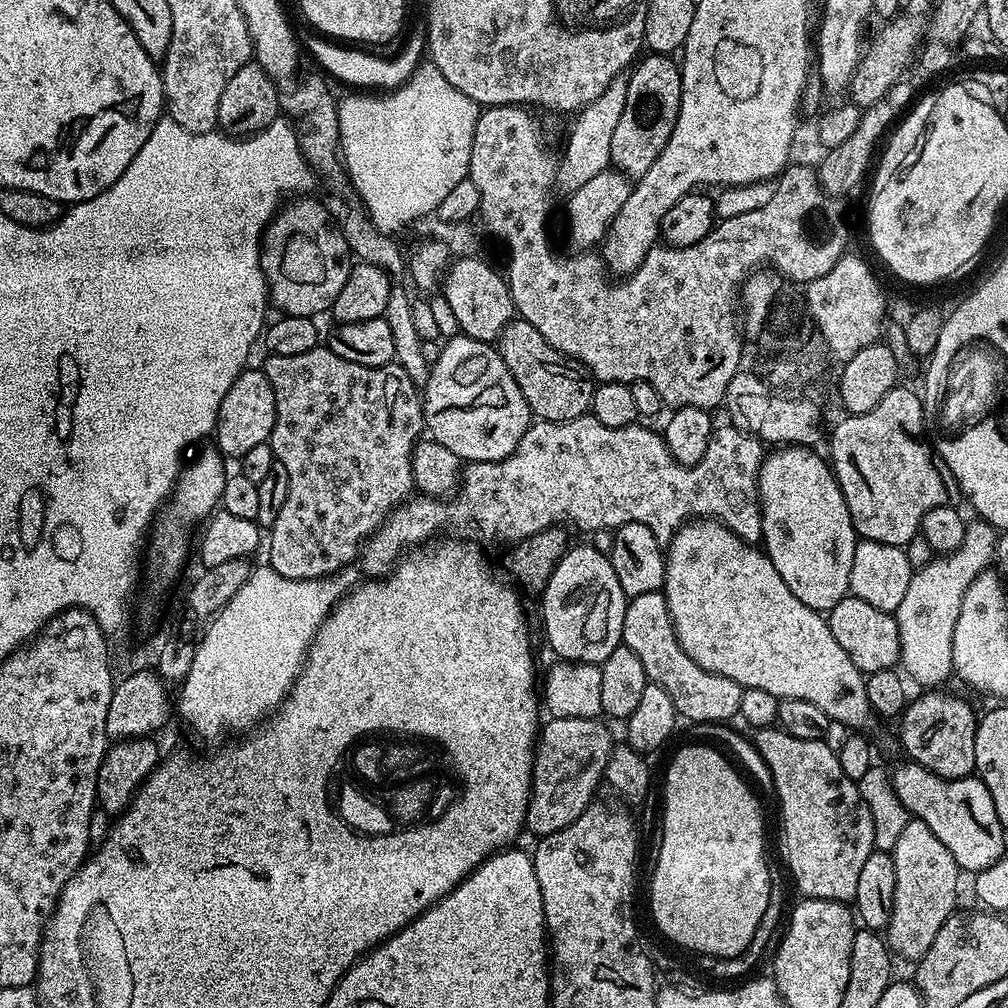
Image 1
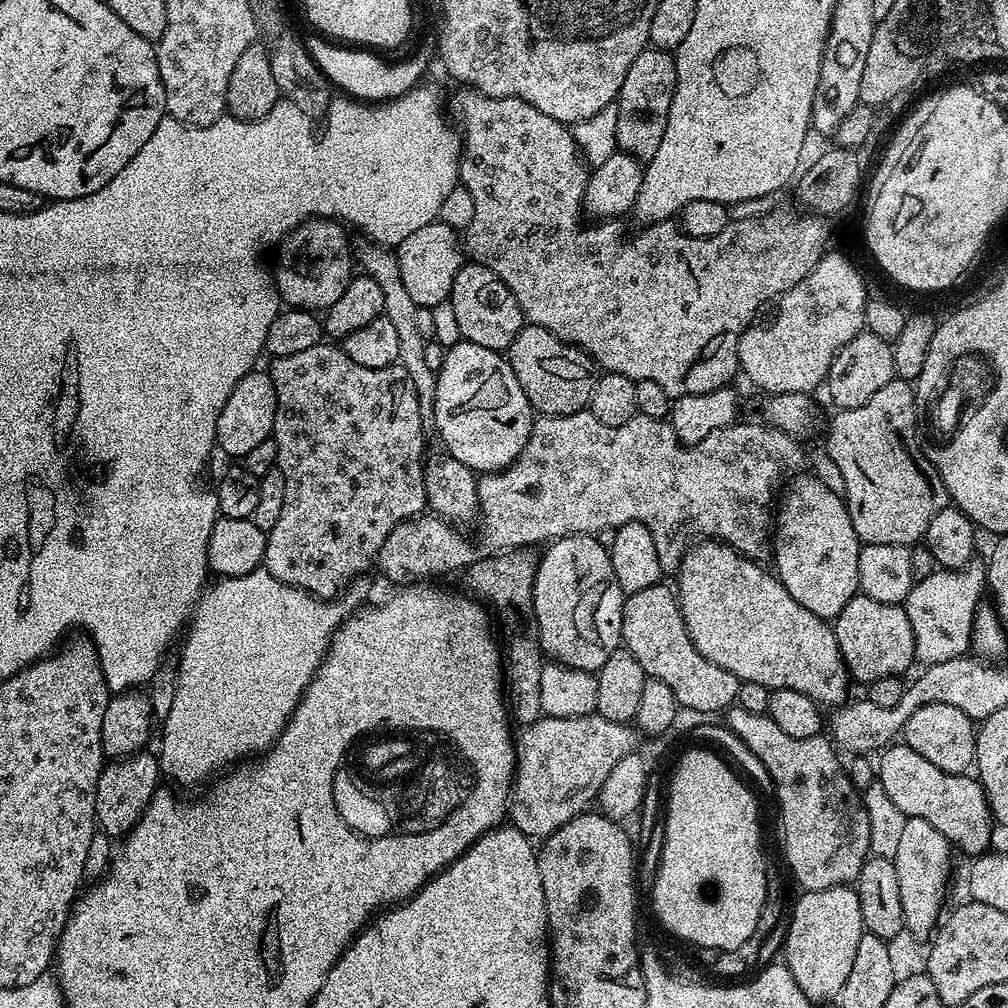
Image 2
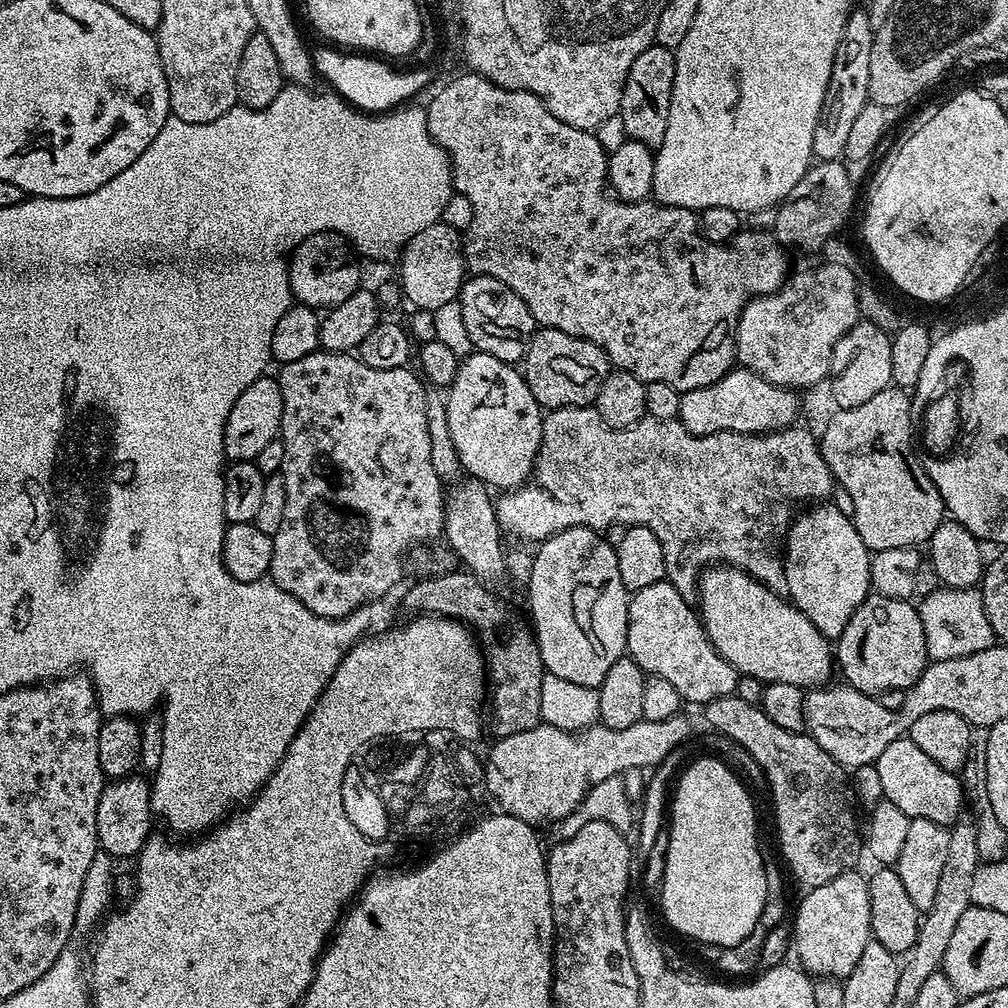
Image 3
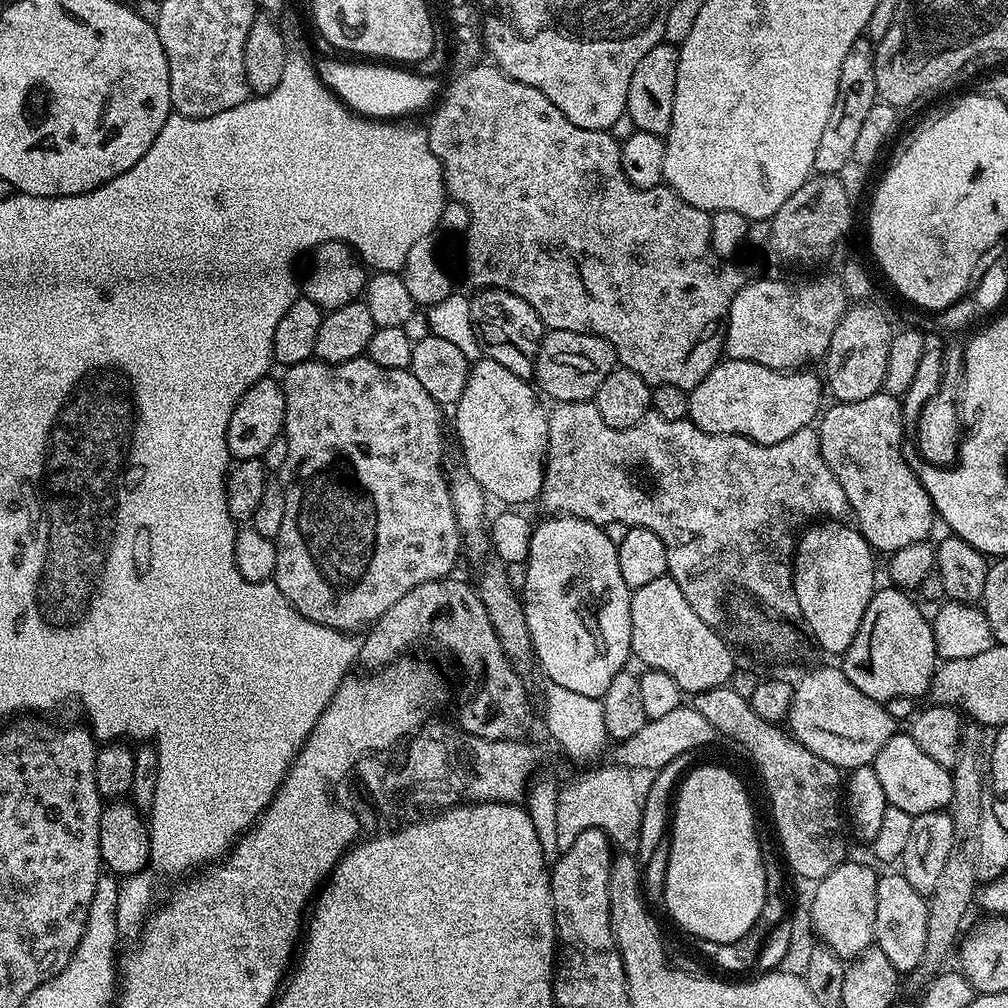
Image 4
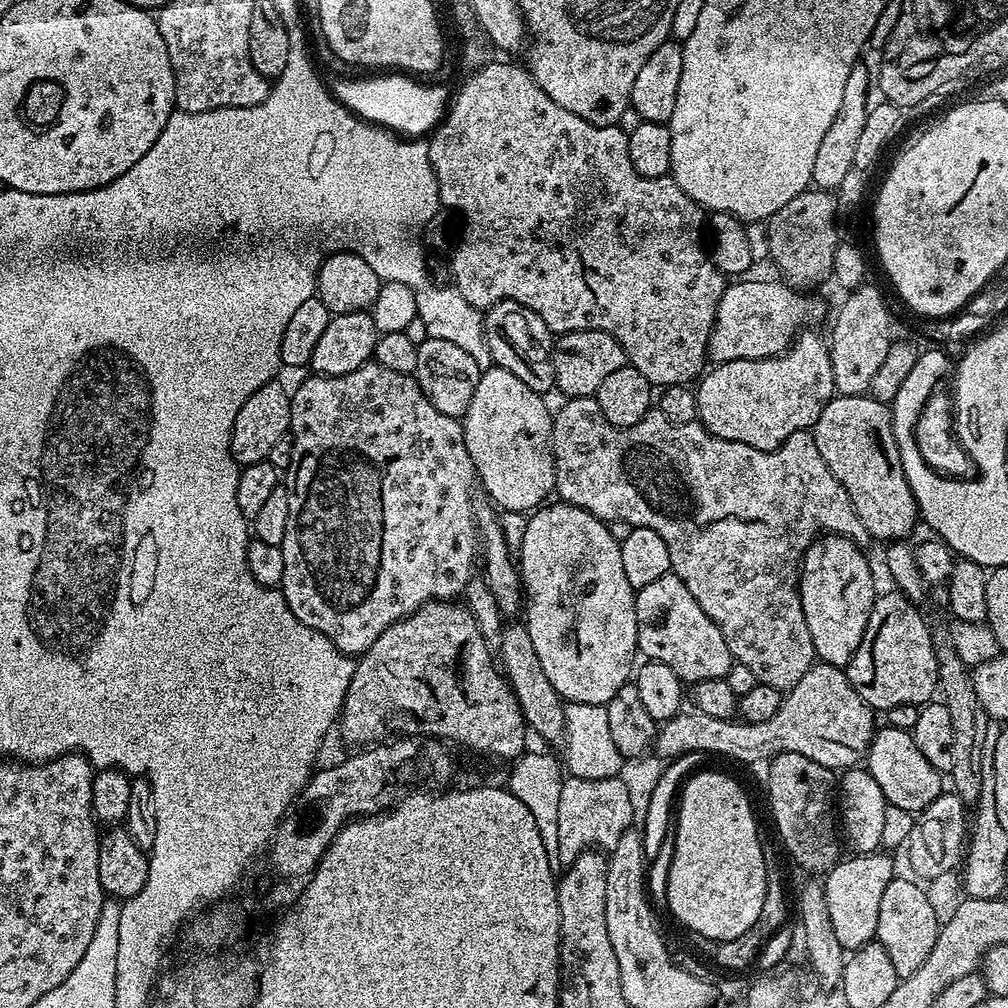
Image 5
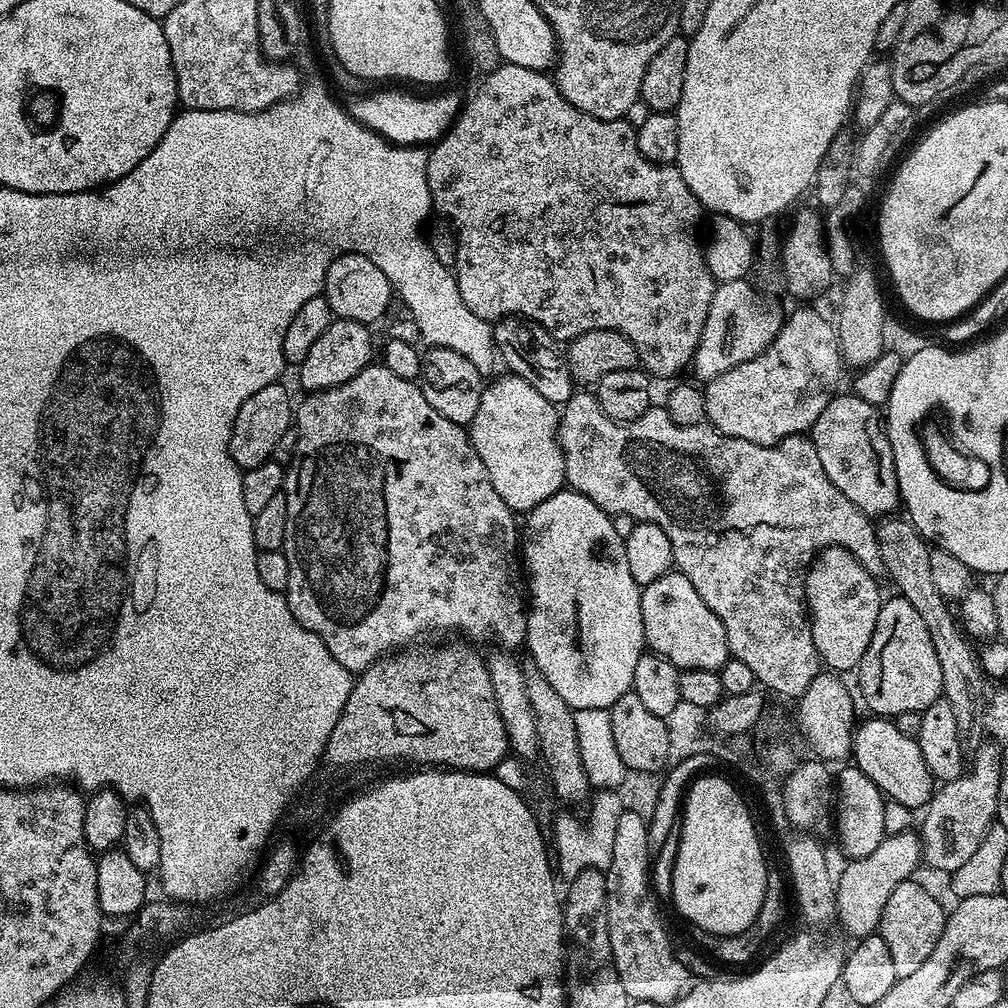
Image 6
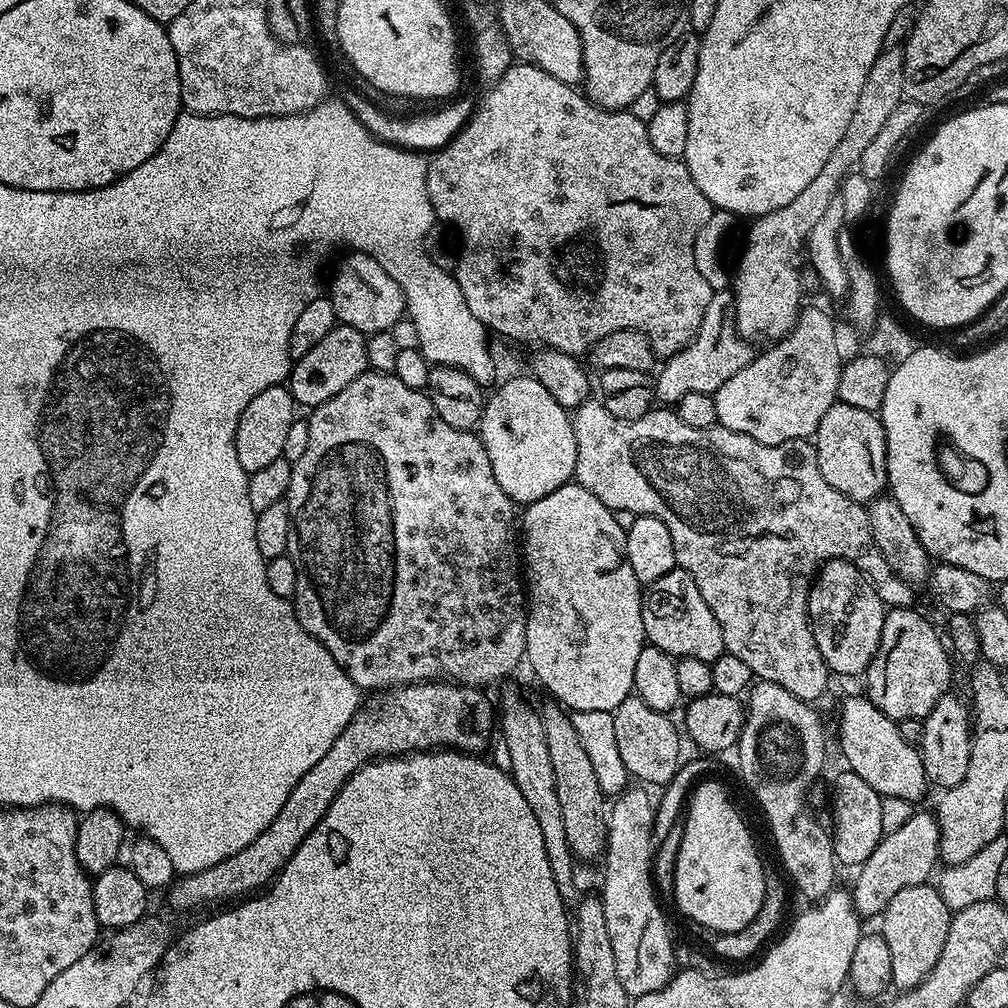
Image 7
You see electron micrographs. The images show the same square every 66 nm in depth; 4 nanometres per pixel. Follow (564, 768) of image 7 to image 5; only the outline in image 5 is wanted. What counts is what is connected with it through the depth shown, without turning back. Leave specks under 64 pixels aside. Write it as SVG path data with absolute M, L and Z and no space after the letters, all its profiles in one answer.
M527 623L503 625L502 646L498 653L502 670L512 686L512 693L518 698L518 706L524 715L524 722L533 733L537 732L548 744L563 745L566 730L565 701L560 699L558 690L550 686L550 678L542 671L542 662L534 650L534 642L530 642Z

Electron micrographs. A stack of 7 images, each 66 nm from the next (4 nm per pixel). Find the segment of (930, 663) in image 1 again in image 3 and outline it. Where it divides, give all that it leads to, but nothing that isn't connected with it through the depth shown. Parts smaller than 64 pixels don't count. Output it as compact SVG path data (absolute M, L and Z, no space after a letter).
M937 588L918 607L925 631L927 654L931 661L969 656L995 645L996 639L985 616L984 599L975 588Z

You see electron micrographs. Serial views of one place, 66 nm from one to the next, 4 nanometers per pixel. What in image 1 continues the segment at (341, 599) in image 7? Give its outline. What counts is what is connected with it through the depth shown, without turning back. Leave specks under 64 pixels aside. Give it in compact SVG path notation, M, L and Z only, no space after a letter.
M326 346L311 348L306 350L306 354L269 355L267 359L268 361L262 364L262 371L266 374L266 378L274 390L274 402L276 403L276 421L270 443L277 464L286 466L286 474L290 482L286 503L282 505L282 510L278 510L278 518L273 522L266 536L267 567L273 572L282 574L282 578L291 580L317 580L323 576L331 578L338 569L345 568L347 564L353 563L359 557L364 541L380 527L381 522L399 504L403 504L413 495L412 451L417 440L421 439L422 433L425 431L422 396L418 387L410 380L410 375L406 374L406 370L397 362L384 364L380 368L358 366L358 362L346 362L346 358L338 358L338 354L334 354Z

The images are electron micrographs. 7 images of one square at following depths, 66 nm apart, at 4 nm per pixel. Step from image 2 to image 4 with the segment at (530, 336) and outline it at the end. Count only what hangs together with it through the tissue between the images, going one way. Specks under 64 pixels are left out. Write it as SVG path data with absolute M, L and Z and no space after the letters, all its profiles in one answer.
M548 330L540 339L534 380L539 391L545 397L548 395L552 402L569 404L579 400L591 401L598 386L602 386L602 378L606 378L606 374L610 374L617 364L616 352L610 342L600 336L591 336L588 332Z

